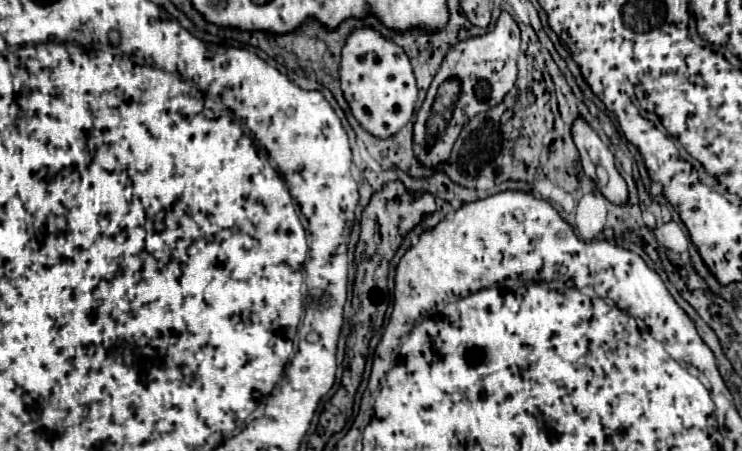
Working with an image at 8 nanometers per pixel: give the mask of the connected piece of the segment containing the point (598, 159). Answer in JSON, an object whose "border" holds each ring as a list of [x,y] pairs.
{"border":[[[576,120],[572,132],[574,132],[574,144],[580,152],[582,168],[586,176],[590,176],[596,182],[598,192],[606,200],[618,206],[626,204],[628,202],[626,180],[618,174],[610,148],[584,120]]]}

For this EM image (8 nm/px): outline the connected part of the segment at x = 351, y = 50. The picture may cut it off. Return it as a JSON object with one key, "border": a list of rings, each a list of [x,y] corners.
{"border":[[[372,28],[354,30],[348,36],[340,62],[340,88],[354,118],[376,138],[398,134],[414,114],[418,88],[410,60],[400,46],[388,42]]]}

